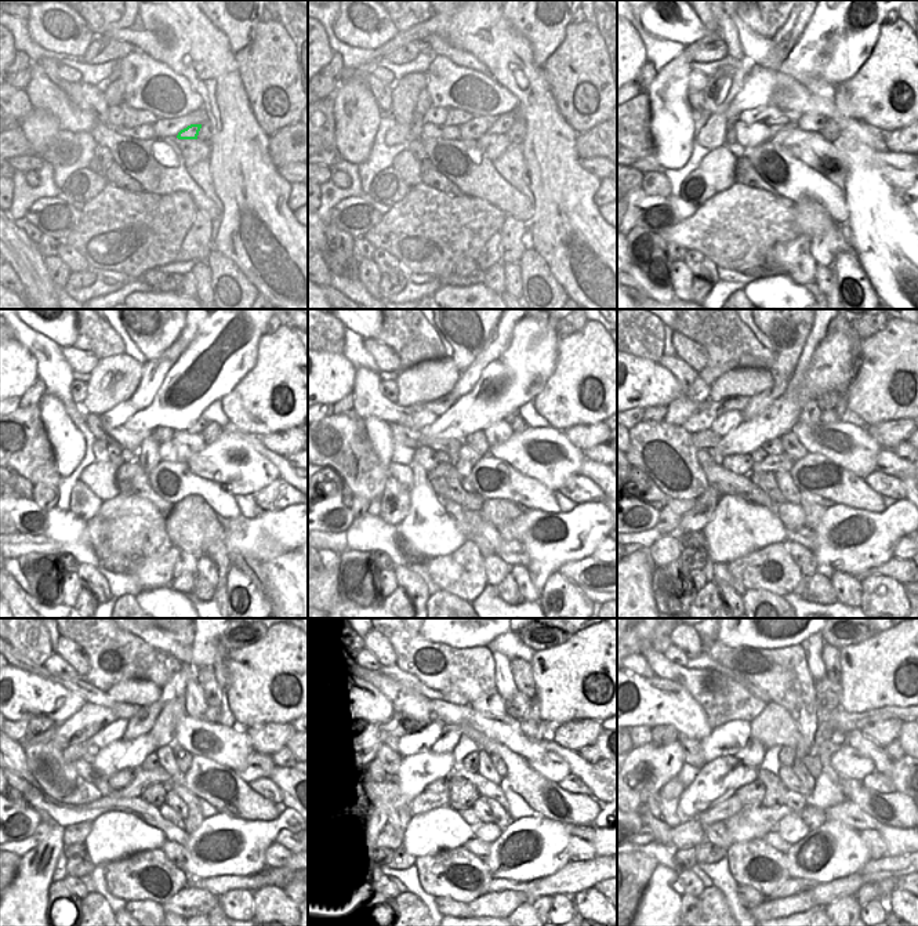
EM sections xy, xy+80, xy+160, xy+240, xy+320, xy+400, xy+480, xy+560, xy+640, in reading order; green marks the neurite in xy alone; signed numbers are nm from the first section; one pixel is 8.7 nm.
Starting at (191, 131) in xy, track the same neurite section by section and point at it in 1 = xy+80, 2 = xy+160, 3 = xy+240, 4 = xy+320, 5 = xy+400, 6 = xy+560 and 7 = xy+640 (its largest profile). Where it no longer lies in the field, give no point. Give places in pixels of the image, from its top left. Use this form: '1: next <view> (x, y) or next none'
1: next xy+80 (501, 126)
2: next xy+160 (806, 122)
3: next xy+240 (199, 424)
4: next xy+320 (511, 417)
5: next xy+400 (828, 399)
6: next xy+560 (522, 674)
7: next xy+640 (830, 654)

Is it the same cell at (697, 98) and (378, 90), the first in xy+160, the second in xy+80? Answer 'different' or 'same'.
same

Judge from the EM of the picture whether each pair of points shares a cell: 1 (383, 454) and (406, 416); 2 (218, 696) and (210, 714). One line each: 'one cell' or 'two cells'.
1: two cells
2: two cells

